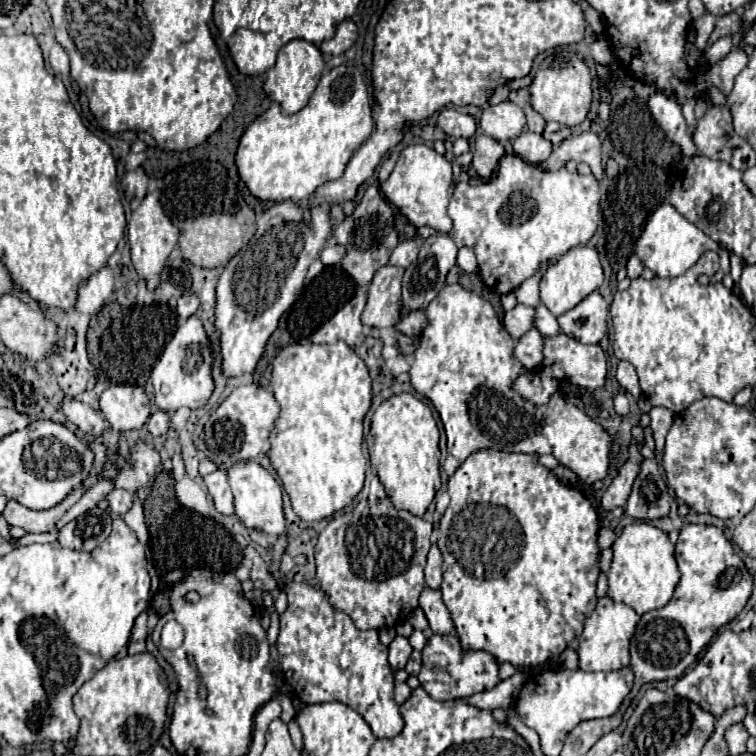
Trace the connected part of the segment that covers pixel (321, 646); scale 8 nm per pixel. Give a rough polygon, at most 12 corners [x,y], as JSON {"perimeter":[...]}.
{"perimeter":[[288,584],[276,640],[306,704],[404,728],[388,648],[326,594]]}

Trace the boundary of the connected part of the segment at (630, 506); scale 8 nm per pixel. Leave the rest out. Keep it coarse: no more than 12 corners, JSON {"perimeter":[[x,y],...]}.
{"perimeter":[[644,460],[624,514],[638,522],[670,512],[658,460]]}

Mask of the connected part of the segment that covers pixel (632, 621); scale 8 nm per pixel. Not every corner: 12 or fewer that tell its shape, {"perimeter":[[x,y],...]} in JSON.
{"perimeter":[[600,598],[584,620],[578,666],[610,672],[630,666],[640,616]]}

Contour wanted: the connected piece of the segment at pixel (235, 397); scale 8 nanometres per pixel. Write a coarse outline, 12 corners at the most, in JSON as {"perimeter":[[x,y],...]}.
{"perimeter":[[256,384],[234,388],[204,426],[222,470],[258,460],[280,406]]}

